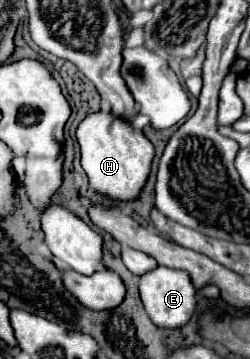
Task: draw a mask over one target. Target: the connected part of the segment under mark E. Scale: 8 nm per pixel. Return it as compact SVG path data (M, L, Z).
M156 267L154 271L140 277L140 297L150 321L160 329L182 329L196 311L196 291L188 273Z

